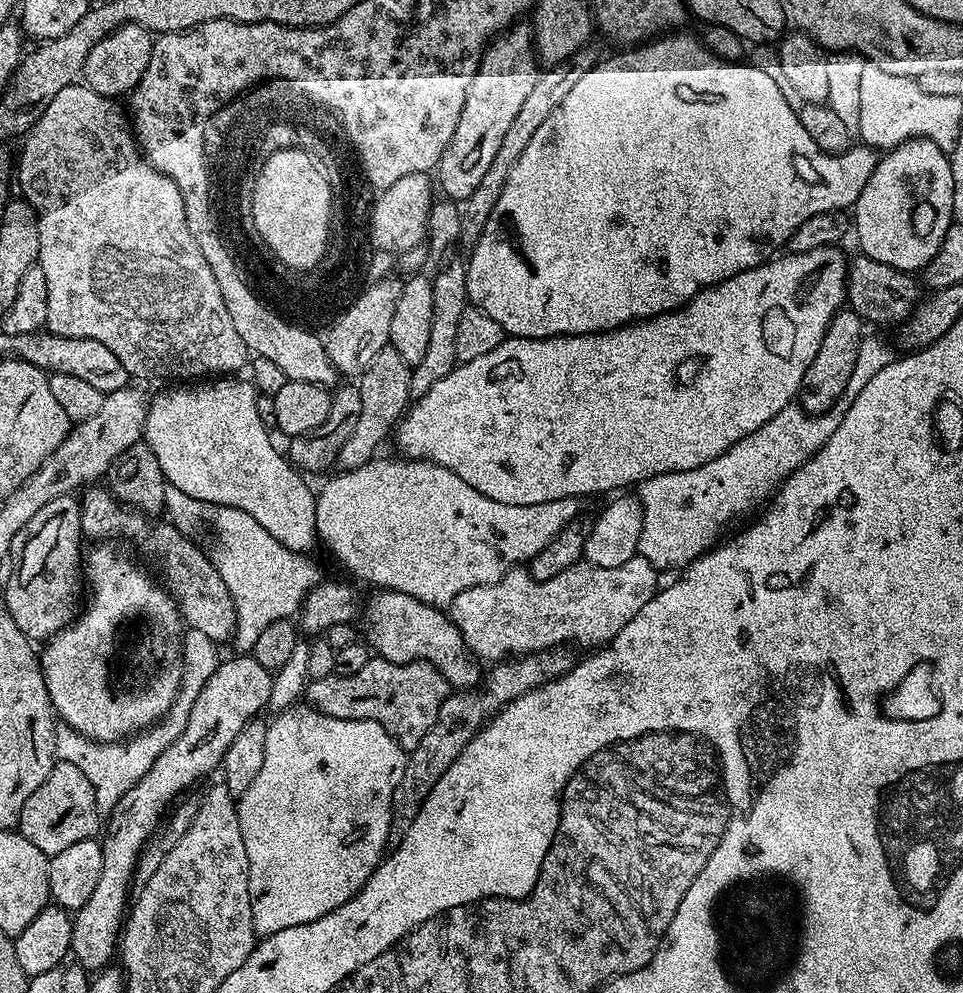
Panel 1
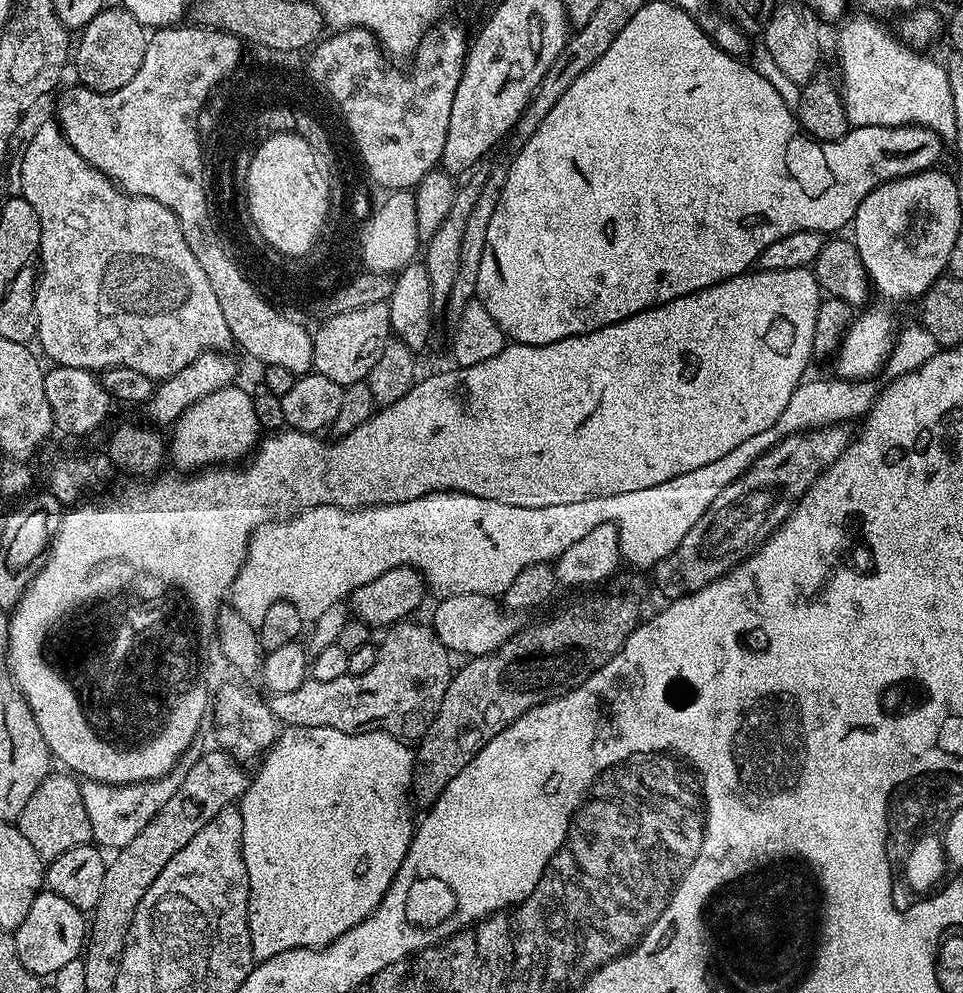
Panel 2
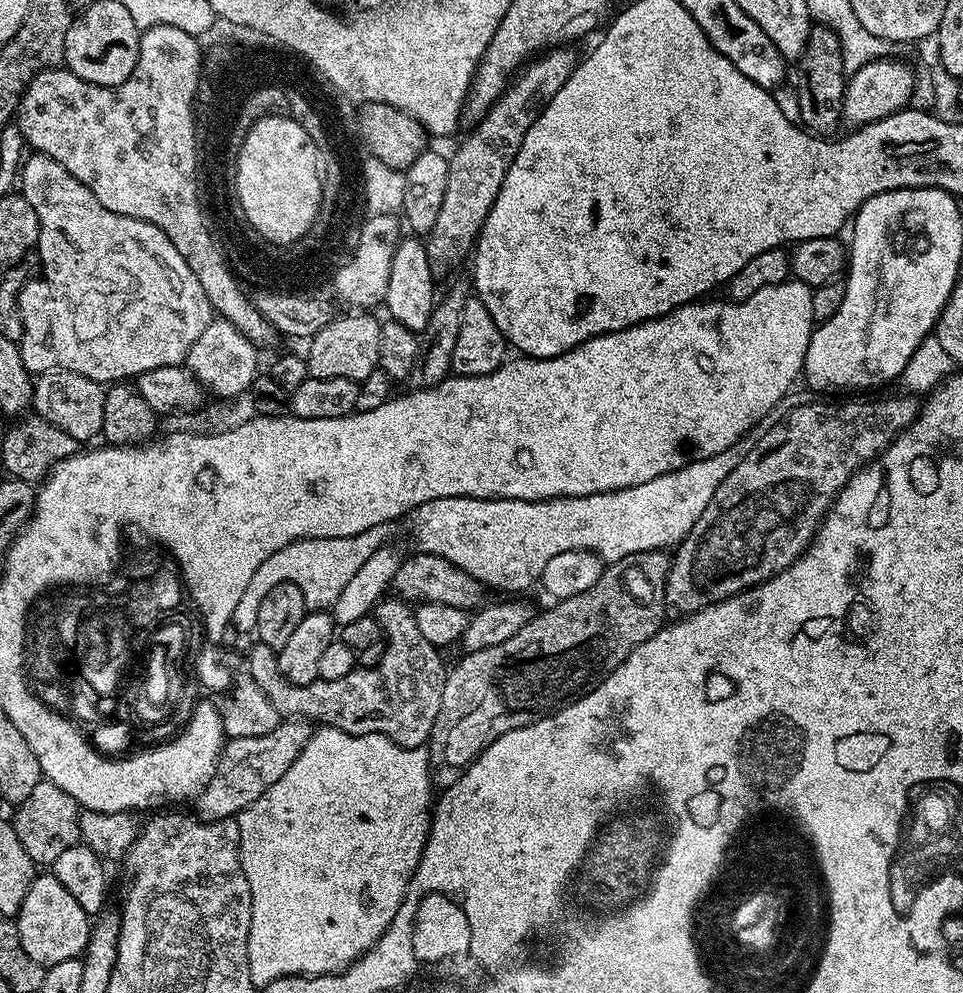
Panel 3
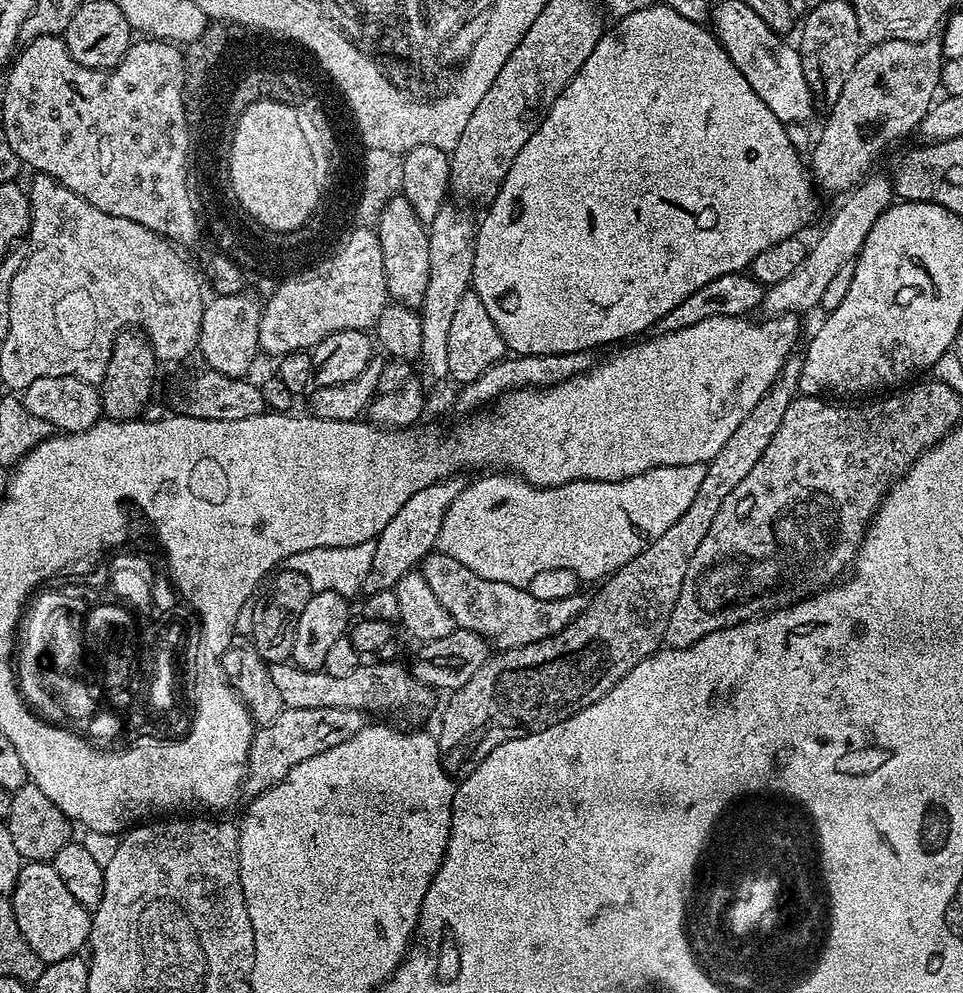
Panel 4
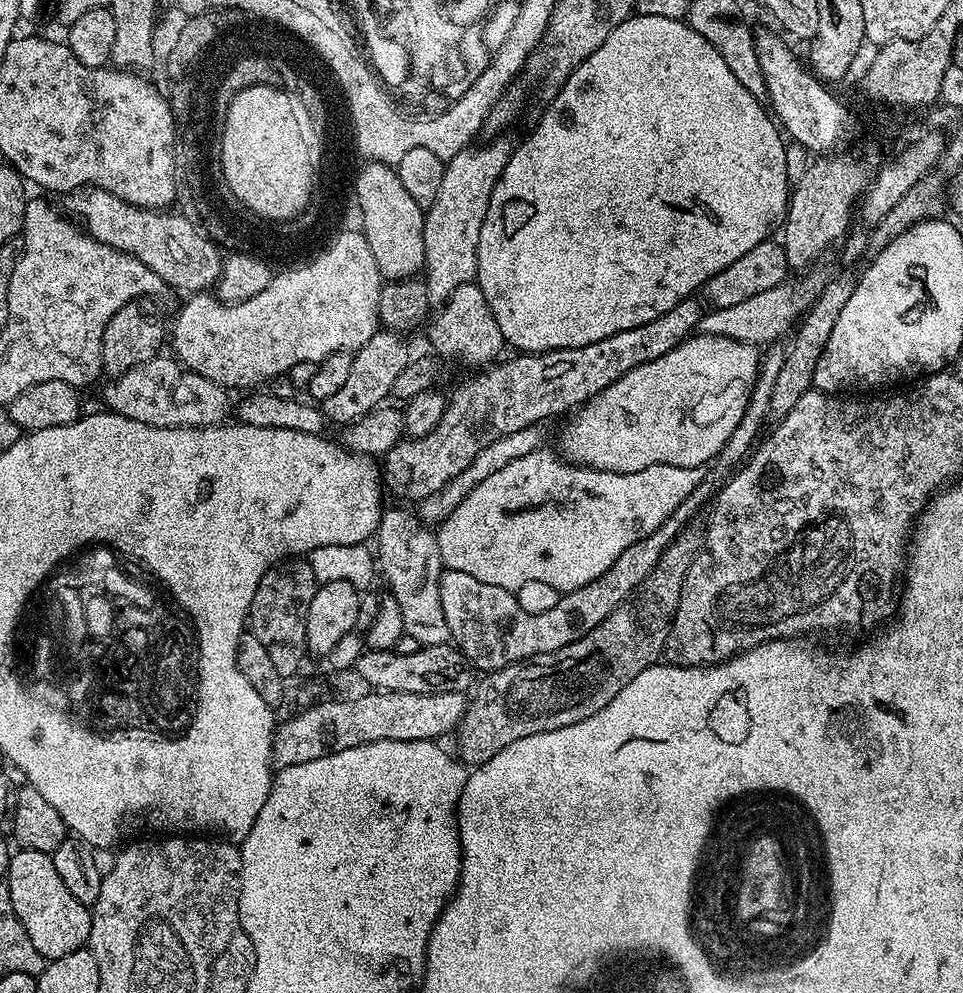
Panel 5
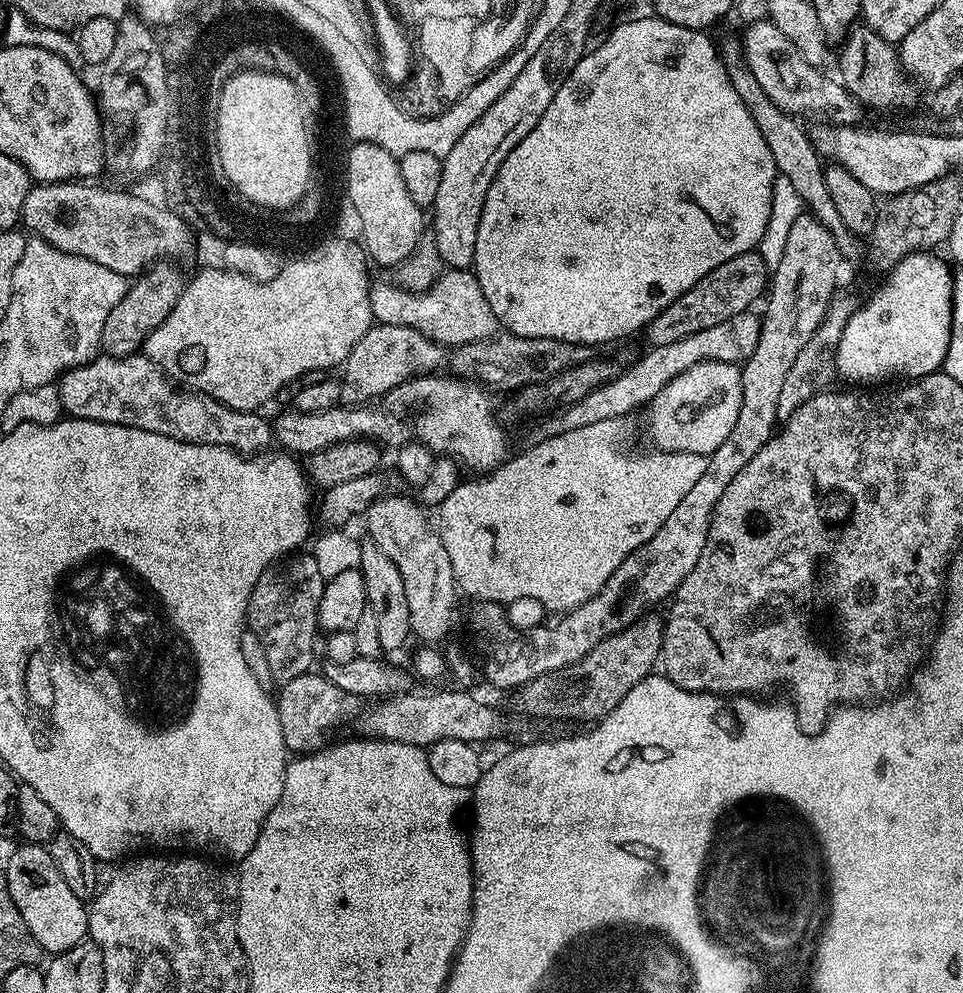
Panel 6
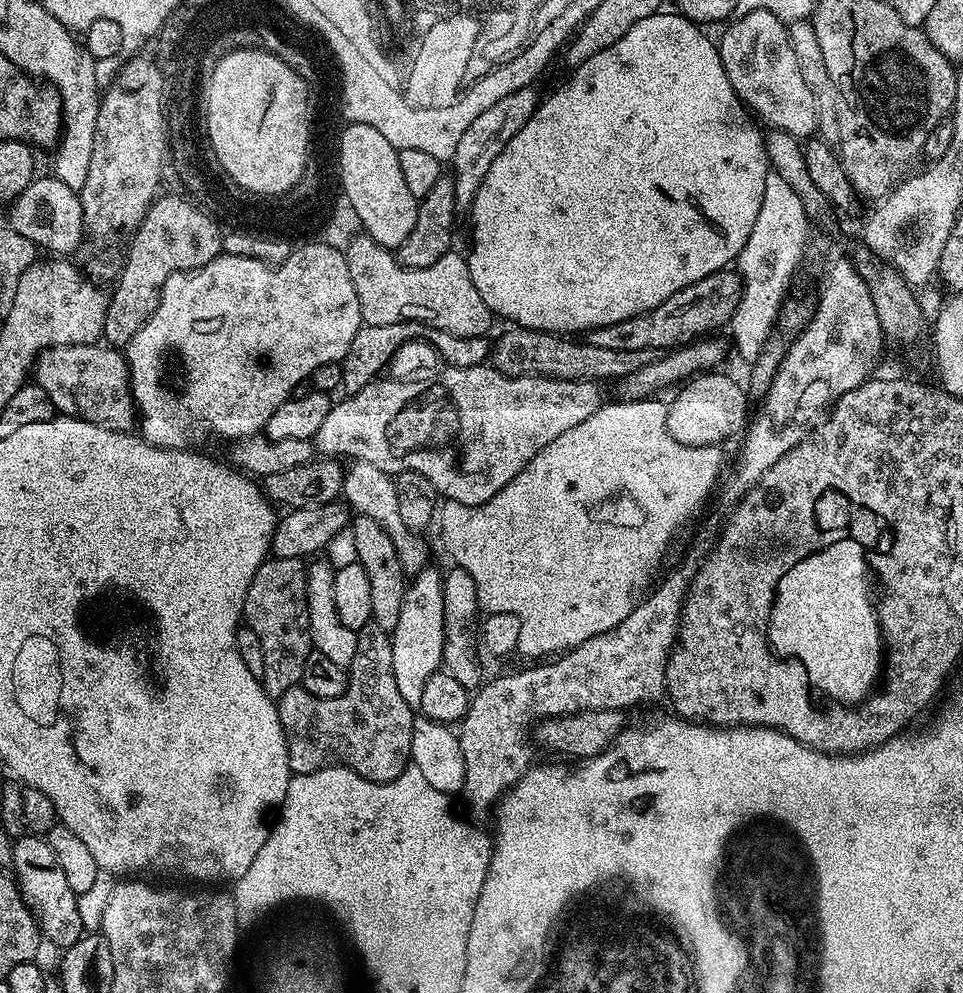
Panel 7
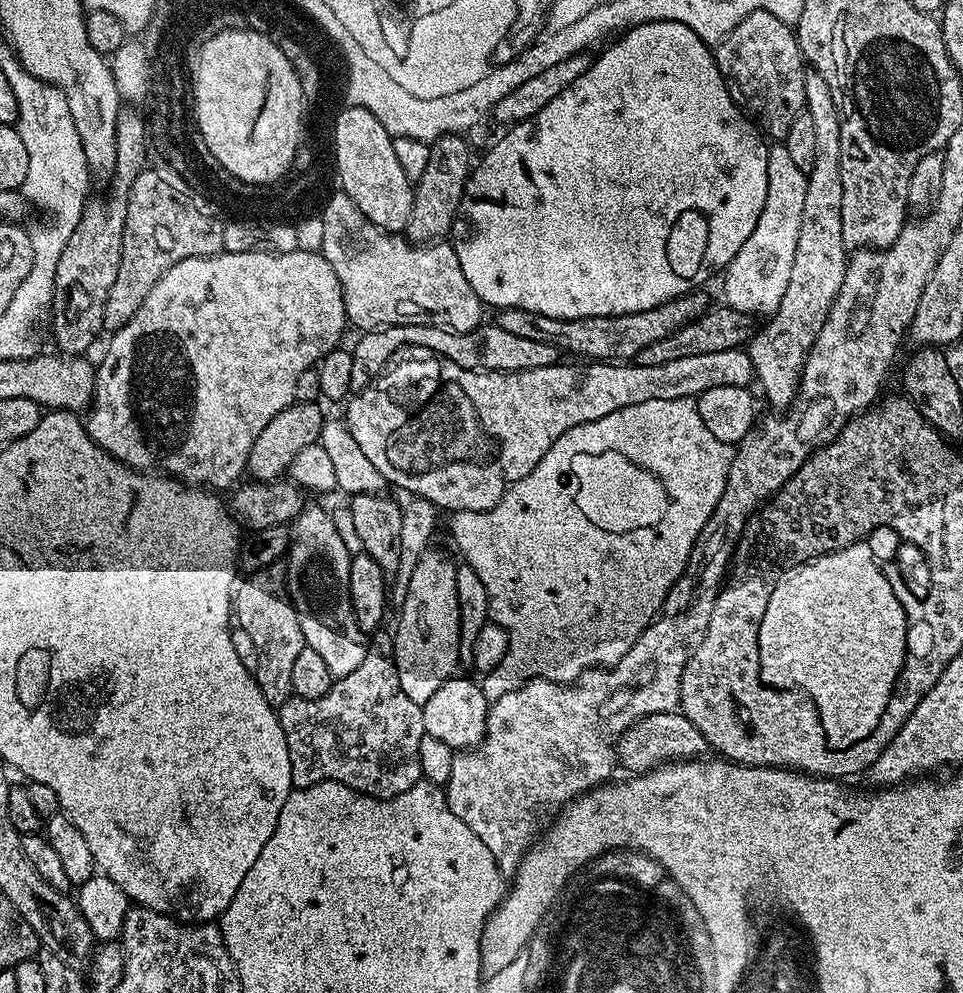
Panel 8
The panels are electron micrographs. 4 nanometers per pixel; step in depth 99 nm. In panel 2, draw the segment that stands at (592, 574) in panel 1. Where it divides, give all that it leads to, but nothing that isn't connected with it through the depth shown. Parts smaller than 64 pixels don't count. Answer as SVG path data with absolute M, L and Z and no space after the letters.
M463 592L457 596L445 595L441 600L444 601L432 612L430 627L449 653L465 652L465 657L468 658L485 656L495 648L500 648L518 631L518 623L516 624L515 618L507 616L507 614L512 614L505 611L493 597Z

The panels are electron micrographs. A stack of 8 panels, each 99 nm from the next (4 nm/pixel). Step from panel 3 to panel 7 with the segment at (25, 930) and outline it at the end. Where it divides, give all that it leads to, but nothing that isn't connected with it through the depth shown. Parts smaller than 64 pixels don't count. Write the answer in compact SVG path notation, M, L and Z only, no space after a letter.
M23 834L12 842L11 875L14 877L20 895L25 904L32 910L36 923L40 925L40 934L57 950L74 946L80 937L85 935L82 920L78 914L78 900L74 890L66 882L62 874L62 866L58 866L58 858L54 858L54 850L50 850L47 839L40 834Z

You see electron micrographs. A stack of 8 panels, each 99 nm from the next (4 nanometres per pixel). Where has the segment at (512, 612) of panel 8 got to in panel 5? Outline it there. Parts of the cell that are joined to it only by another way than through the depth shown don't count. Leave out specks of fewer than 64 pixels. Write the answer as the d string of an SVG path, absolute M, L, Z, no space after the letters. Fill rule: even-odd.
M539 450L525 454L522 458L507 463L502 470L495 471L493 475L483 479L478 486L474 487L474 490L470 491L470 494L467 494L466 498L462 499L458 508L438 525L436 532L436 541L440 544L438 560L444 568L462 570L462 574L470 574L471 577L478 578L478 582L490 582L490 586L502 586L515 590L522 587L525 582L546 582L547 585L557 588L561 594L573 592L586 586L586 582L594 582L594 578L606 574L606 570L610 570L614 566L614 562L618 558L618 554L622 554L622 550L626 550L642 538L654 534L654 530L658 530L658 526L662 526L662 522L666 522L670 513L706 479L704 468L683 468L665 464L650 466L645 472L597 472L595 468L586 468L582 464L569 464L563 455L557 454L555 451L553 451L554 453L546 451ZM468 500L480 500L480 508L472 508L472 516L464 516L464 508L468 508Z

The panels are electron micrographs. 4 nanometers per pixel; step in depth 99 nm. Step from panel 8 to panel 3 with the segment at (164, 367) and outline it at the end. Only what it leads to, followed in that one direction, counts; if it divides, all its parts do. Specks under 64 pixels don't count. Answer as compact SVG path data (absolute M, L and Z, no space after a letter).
M369 215L360 225L355 237L356 249L352 252L352 261L344 264L336 272L334 292L356 310L372 310L372 307L383 305L386 286L390 282L390 264L394 262L394 252L402 239L402 224L395 215Z

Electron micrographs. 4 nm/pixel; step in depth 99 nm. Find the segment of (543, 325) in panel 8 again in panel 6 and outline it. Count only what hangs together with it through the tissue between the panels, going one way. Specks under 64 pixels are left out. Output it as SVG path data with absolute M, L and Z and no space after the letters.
M759 251L738 254L738 258L730 258L730 262L722 262L706 278L698 278L682 298L674 298L658 318L648 323L646 335L651 347L669 345L678 339L689 338L698 334L698 330L706 330L706 326L715 326L718 322L726 322L726 318L734 318L734 314L742 314L753 307L756 299L765 295L770 283L768 263L760 257Z

